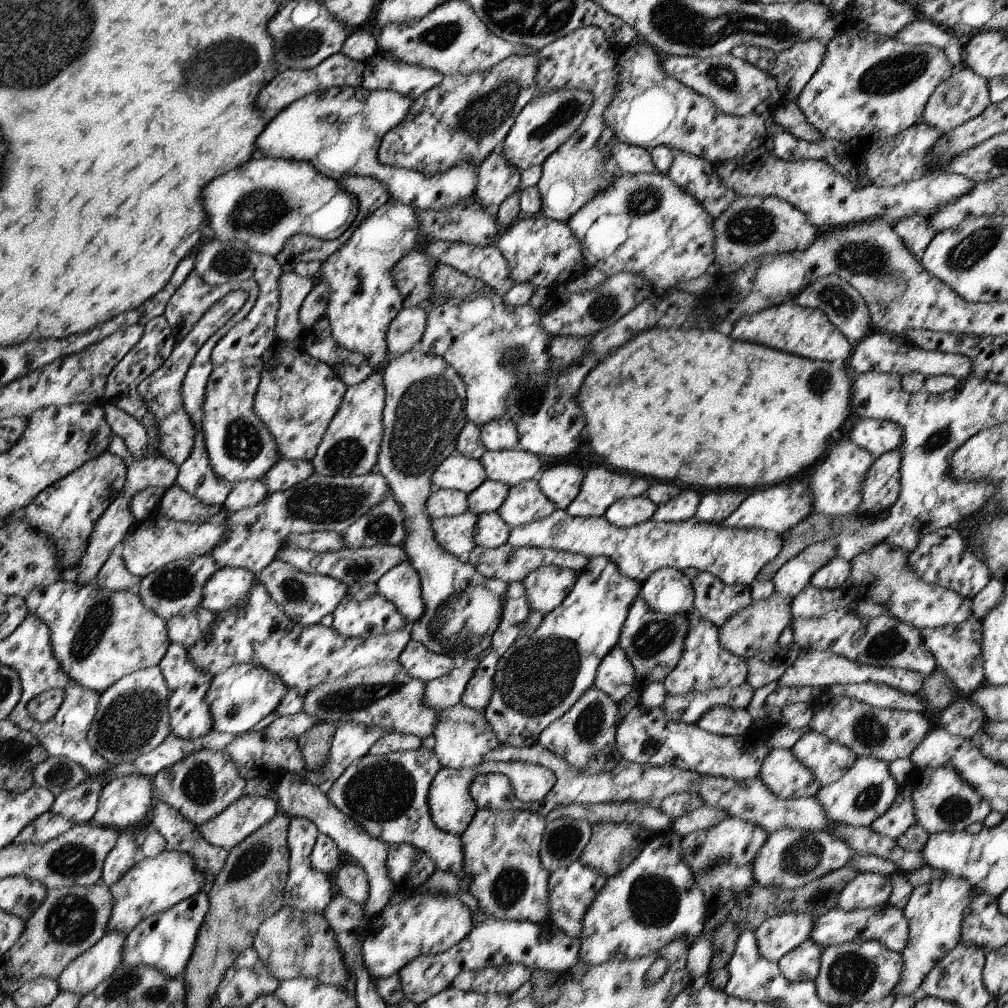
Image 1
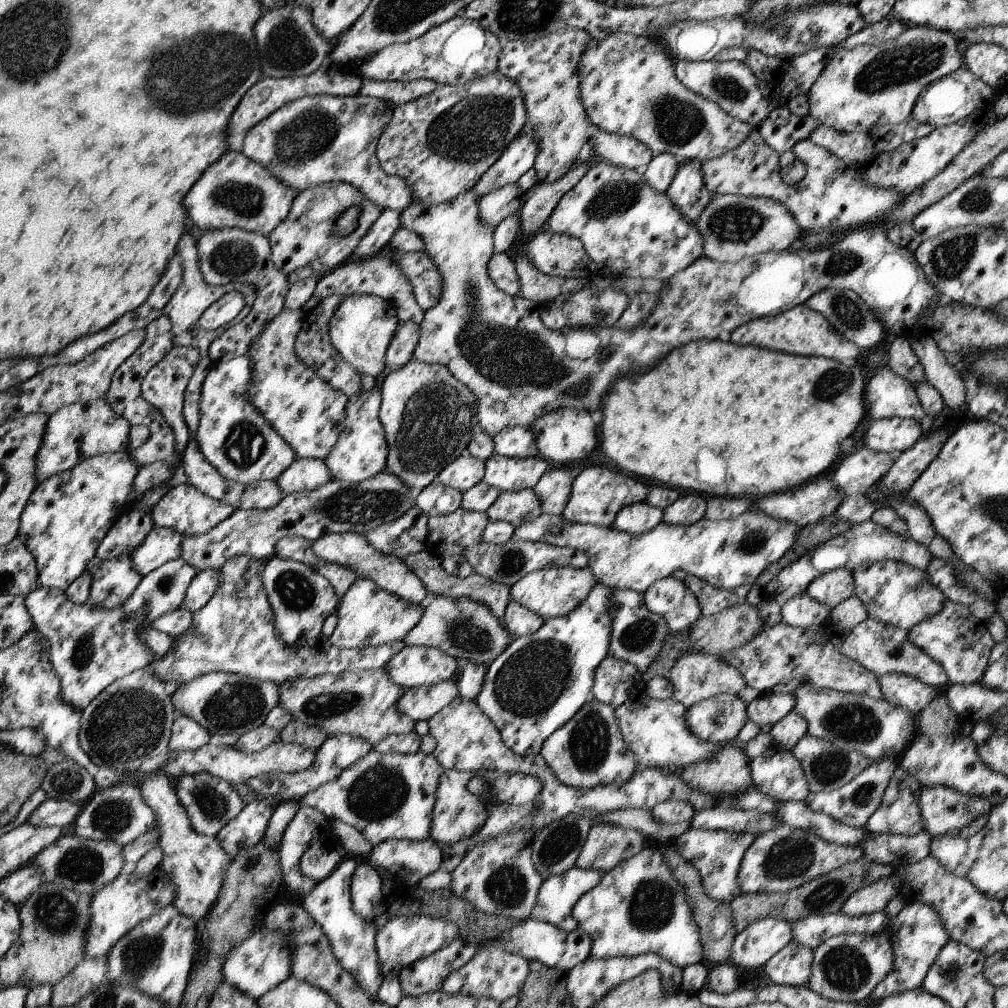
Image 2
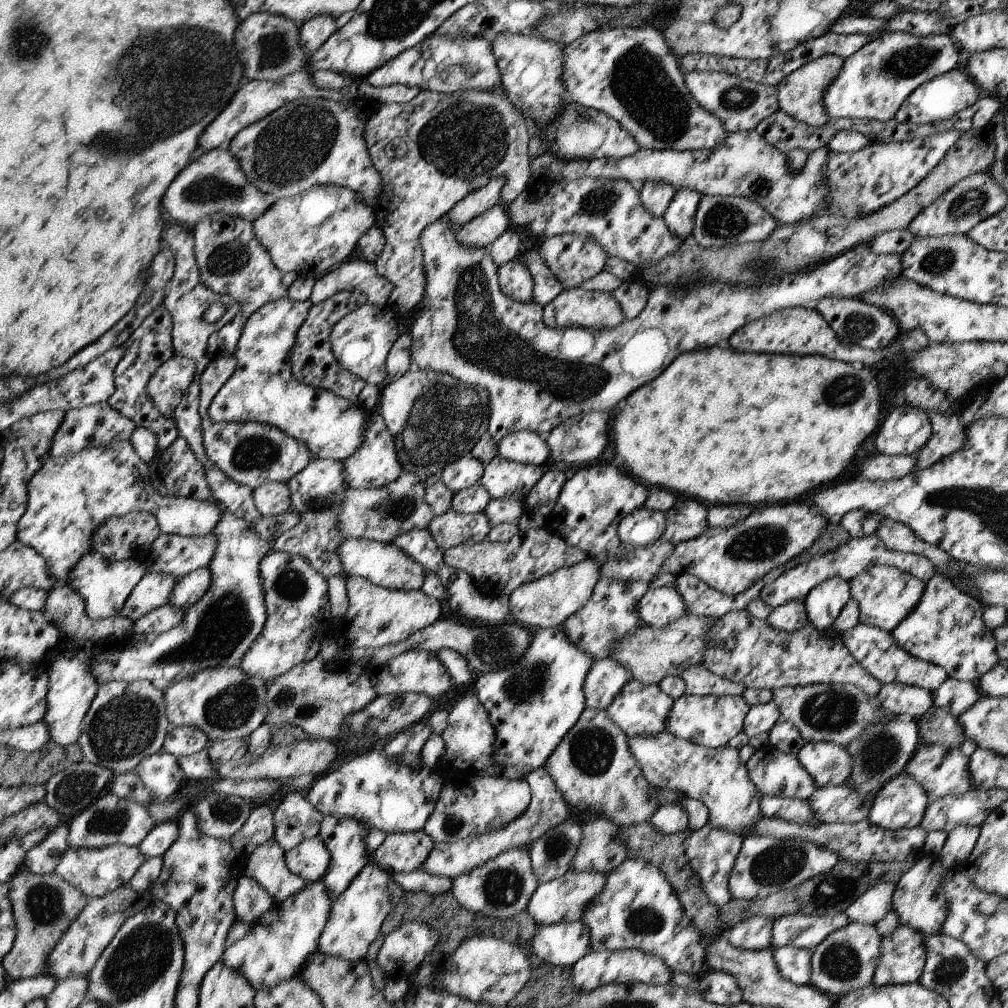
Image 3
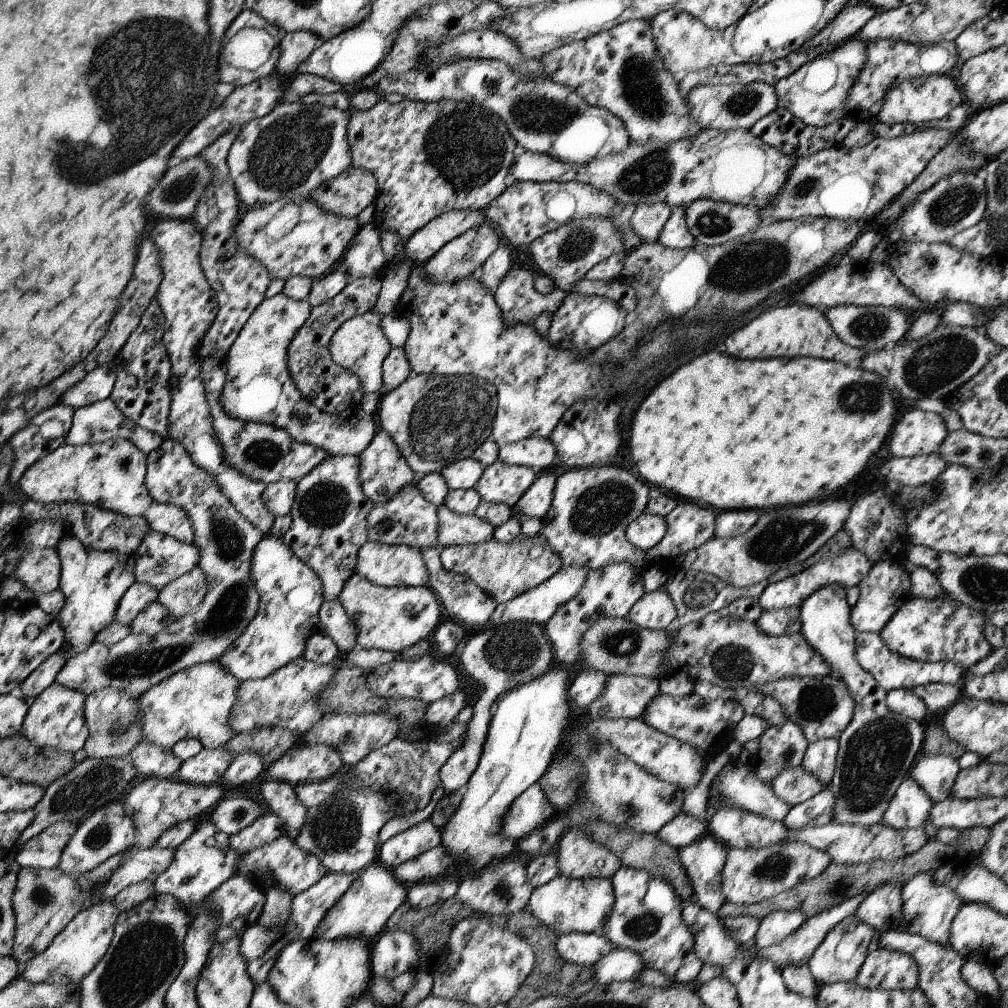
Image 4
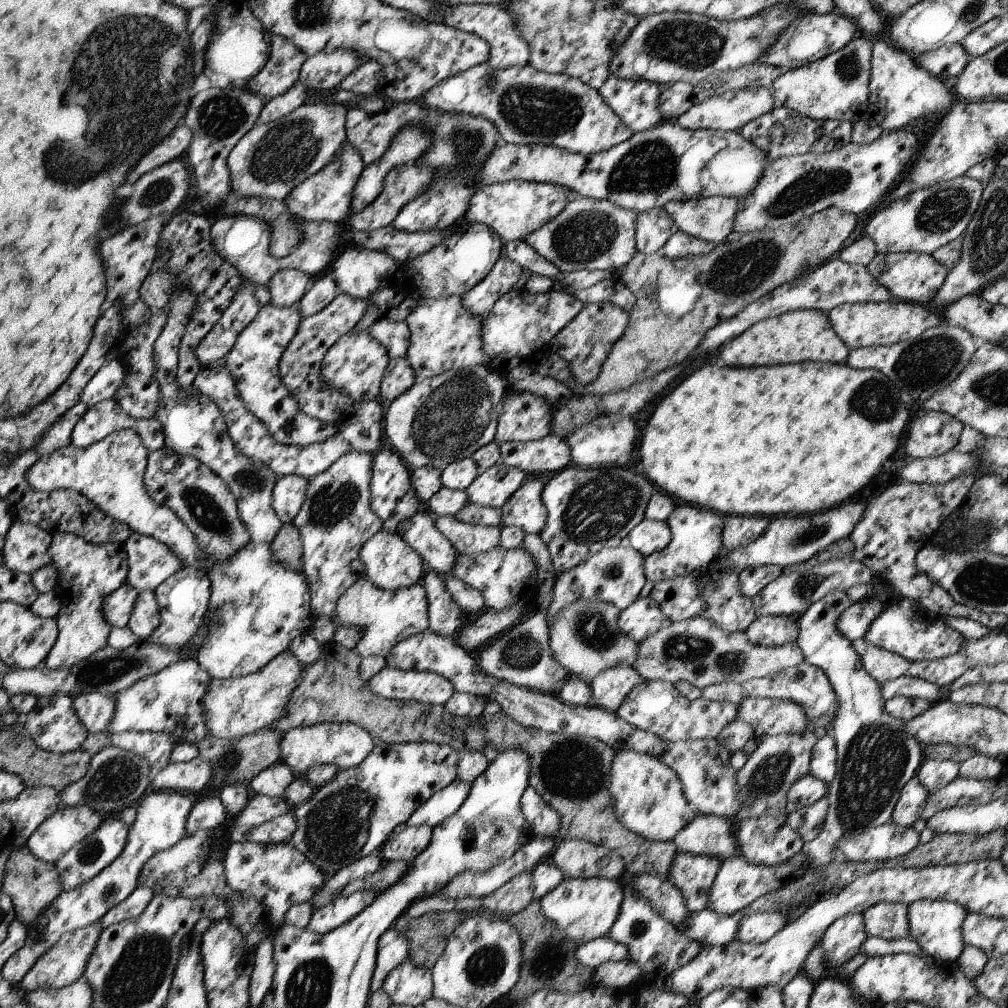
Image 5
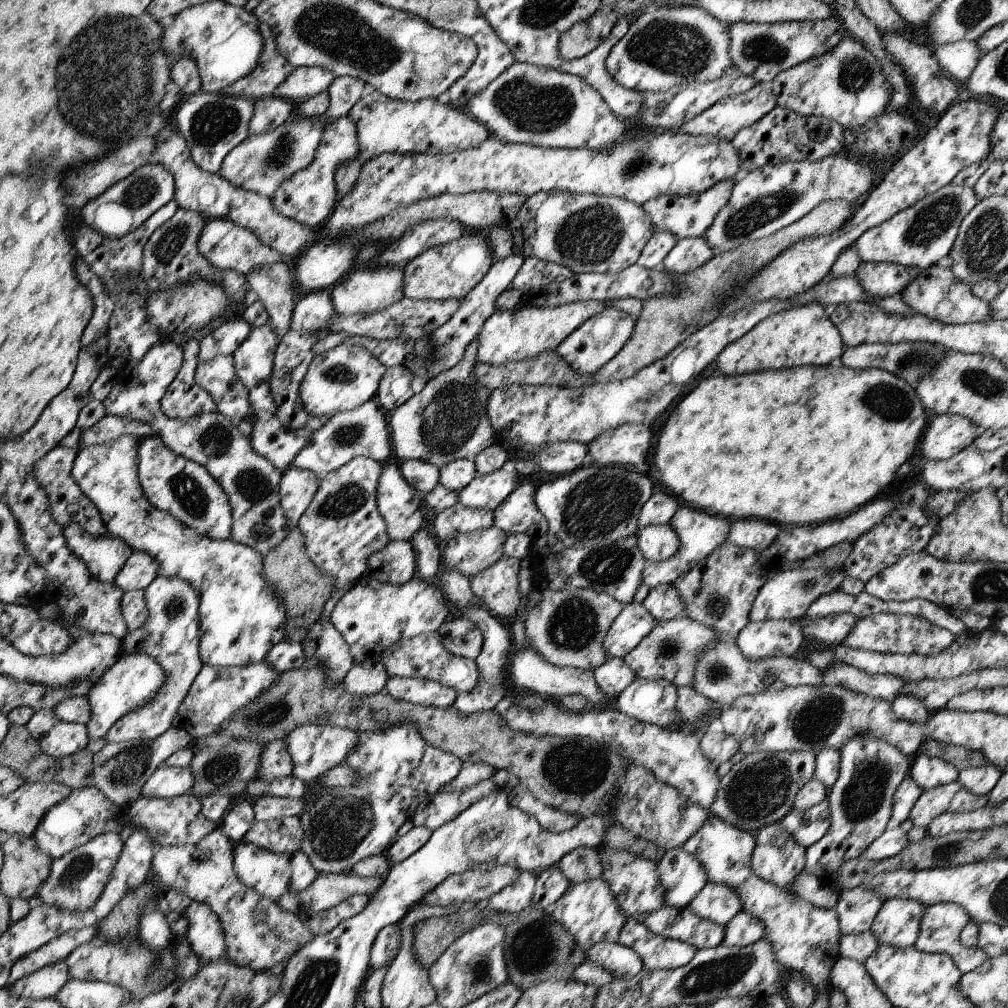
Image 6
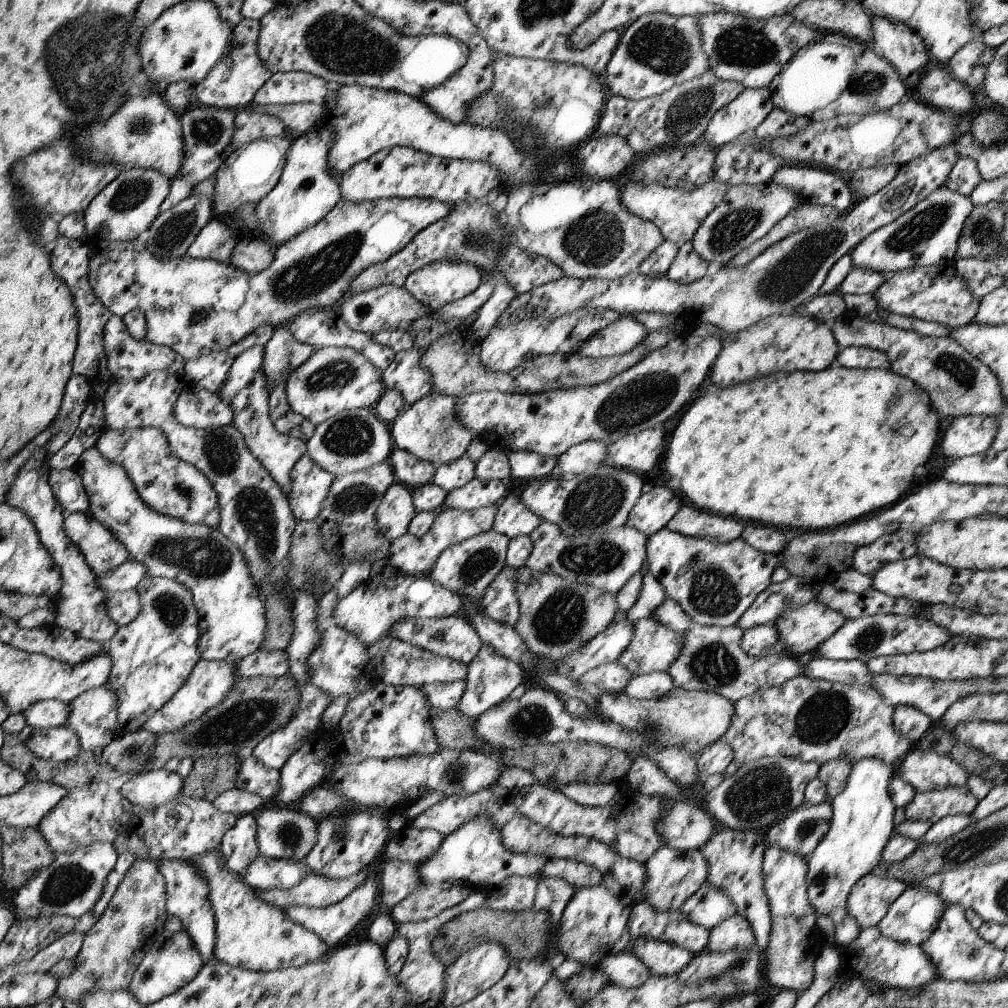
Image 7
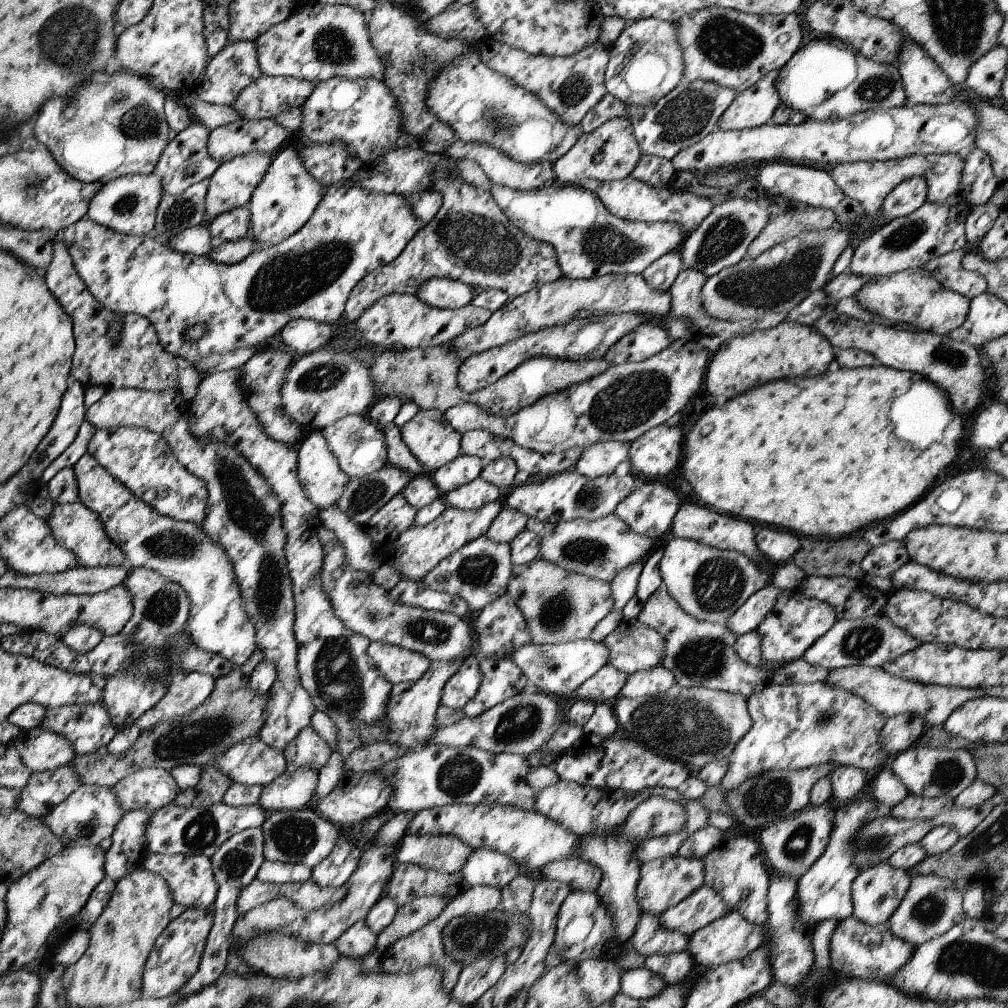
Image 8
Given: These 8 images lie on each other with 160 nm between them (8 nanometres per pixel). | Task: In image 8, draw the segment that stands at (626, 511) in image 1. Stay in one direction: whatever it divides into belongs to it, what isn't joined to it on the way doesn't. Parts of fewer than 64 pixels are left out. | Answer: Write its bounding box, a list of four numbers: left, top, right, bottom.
[659,536,772,625]

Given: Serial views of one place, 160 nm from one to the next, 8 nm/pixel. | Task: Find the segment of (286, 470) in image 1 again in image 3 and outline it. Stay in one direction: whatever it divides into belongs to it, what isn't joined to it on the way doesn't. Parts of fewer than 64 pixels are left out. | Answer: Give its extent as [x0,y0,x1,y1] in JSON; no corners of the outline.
[272,457,350,580]

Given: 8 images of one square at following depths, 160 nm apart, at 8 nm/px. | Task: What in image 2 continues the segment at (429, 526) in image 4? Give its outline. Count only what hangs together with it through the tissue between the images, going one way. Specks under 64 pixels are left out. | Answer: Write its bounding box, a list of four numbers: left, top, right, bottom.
[178,471,417,571]

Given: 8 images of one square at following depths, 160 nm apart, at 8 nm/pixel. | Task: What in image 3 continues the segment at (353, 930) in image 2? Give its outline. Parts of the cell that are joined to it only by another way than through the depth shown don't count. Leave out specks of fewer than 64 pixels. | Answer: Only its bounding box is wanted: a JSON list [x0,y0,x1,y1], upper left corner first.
[318,815,371,900]

